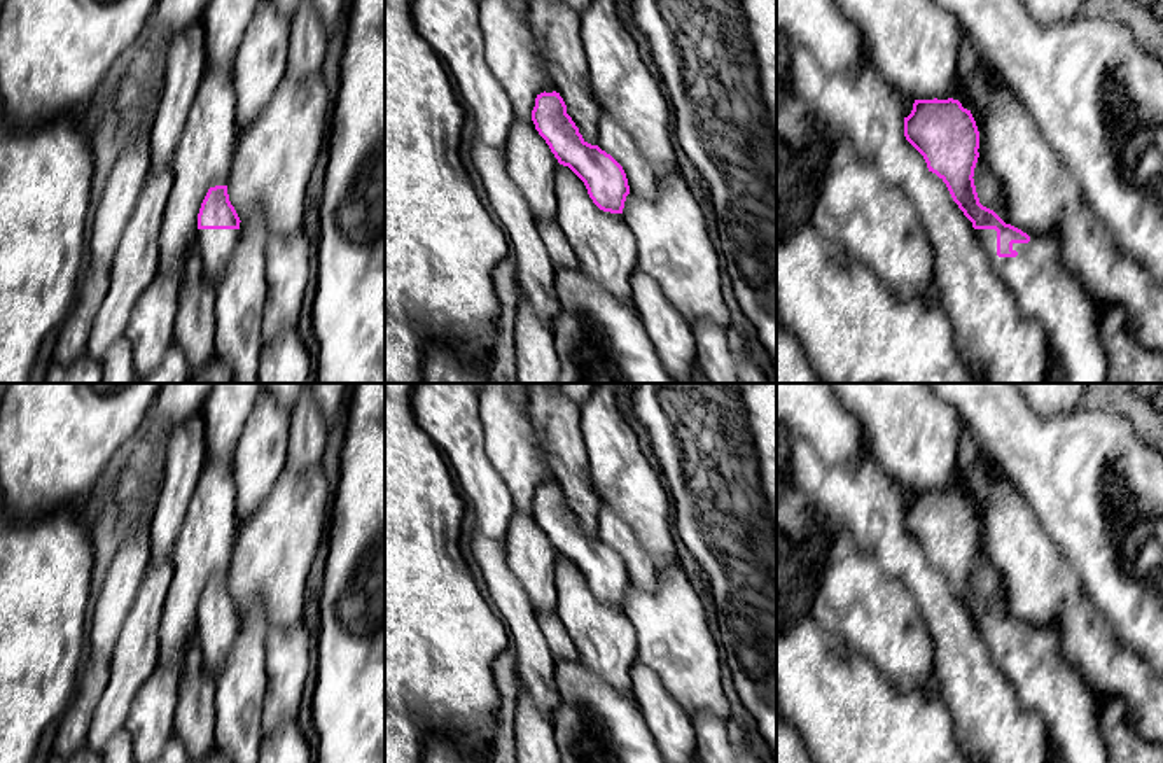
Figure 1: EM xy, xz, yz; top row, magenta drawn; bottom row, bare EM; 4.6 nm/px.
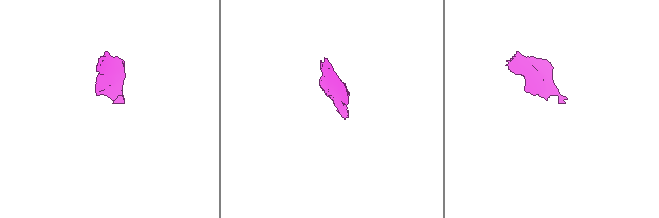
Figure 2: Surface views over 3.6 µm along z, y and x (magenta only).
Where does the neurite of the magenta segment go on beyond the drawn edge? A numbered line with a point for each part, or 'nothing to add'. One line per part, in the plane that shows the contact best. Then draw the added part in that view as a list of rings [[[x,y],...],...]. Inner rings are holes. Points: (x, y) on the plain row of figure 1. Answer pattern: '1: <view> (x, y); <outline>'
1: yz (1044, 681); [[[976,621],[992,662],[1016,688],[1023,707],[1039,712],[1051,732],[1053,742],[1063,763],[1109,763],[1109,751],[1098,730],[1098,716],[1104,702],[1088,688],[1079,672],[1060,653],[1060,635],[1055,628],[1030,628],[1028,635],[1013,635],[1016,649],[997,648],[997,623]]]

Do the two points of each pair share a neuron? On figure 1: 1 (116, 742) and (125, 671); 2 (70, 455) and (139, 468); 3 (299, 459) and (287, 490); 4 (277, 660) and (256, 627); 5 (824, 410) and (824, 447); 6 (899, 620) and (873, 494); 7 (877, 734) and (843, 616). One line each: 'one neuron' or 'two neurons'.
1: two neurons
2: two neurons
3: two neurons
4: two neurons
5: one neuron
6: two neurons
7: two neurons

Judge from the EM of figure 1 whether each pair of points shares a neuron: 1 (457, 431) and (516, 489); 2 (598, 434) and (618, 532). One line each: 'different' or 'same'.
1: different
2: different

